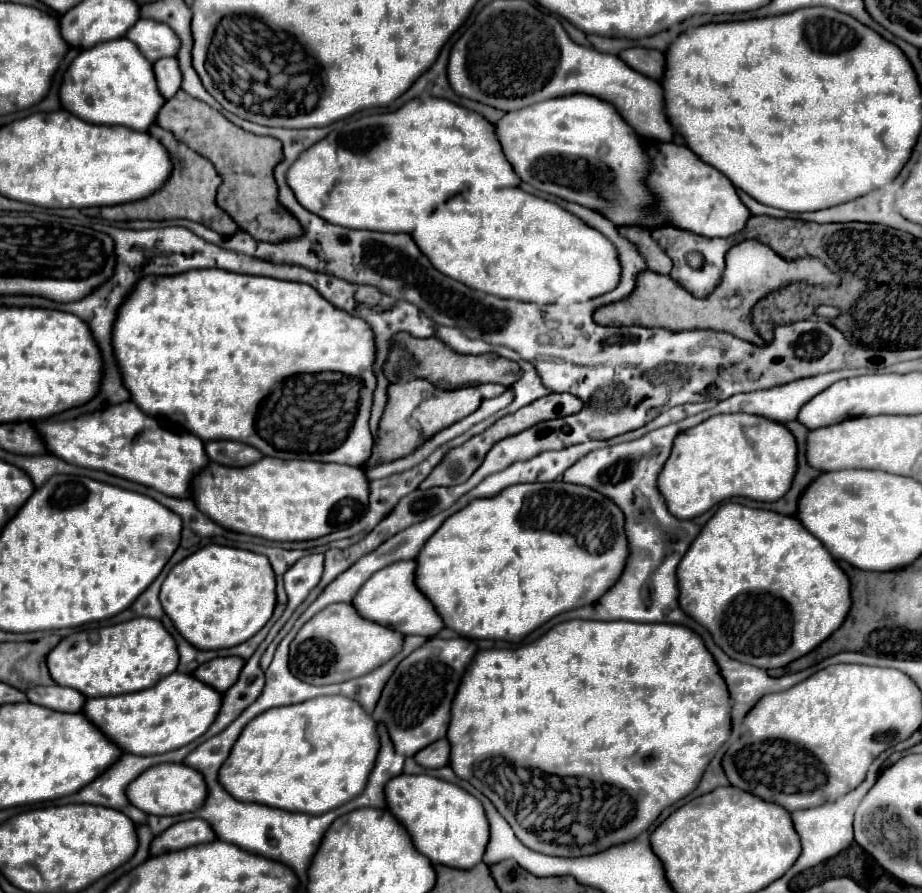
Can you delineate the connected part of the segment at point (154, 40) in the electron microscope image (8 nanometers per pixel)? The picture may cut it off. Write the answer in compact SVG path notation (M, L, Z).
M139 20L135 26L127 32L127 38L141 50L141 54L155 62L165 56L175 56L179 50L179 38L175 32L161 22L153 20Z

